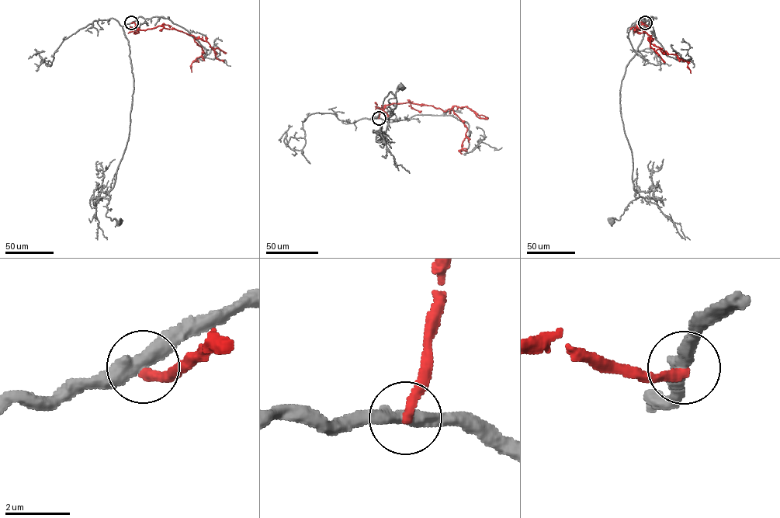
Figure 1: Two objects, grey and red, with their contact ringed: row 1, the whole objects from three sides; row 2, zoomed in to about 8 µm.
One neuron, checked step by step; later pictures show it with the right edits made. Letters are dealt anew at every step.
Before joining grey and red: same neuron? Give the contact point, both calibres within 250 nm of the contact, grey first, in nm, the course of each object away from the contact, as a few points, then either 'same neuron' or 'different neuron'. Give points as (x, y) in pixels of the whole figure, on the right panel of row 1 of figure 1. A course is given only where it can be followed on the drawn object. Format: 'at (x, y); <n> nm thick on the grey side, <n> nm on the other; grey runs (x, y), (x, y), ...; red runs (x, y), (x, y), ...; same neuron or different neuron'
at (645, 22); 440 nm thick on the grey side, 320 nm on the other; grey runs (645, 22), (642, 41), (625, 67), (620, 95), (621, 116), (632, 158), (635, 199), (619, 220), (611, 220); red runs (645, 22), (639, 22), (634, 29), (636, 26), (651, 36), (650, 43), (686, 60), (691, 73); different neuron

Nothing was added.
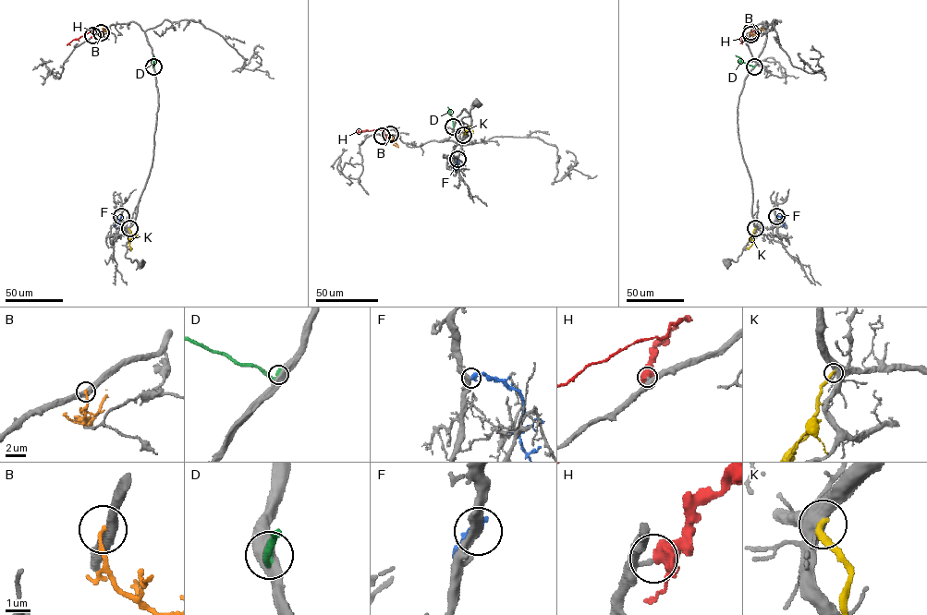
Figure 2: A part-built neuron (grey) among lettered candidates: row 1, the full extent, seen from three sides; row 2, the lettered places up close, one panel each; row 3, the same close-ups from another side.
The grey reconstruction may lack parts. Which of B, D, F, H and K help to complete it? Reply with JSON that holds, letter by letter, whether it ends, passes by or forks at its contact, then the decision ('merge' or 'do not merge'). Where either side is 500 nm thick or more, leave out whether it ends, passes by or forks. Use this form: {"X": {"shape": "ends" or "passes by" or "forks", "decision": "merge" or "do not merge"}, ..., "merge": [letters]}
{"B": {"shape": "ends", "decision": "do not merge"}, "D": {"decision": "do not merge"}, "F": {"shape": "ends", "decision": "do not merge"}, "H": {"shape": "forks", "decision": "merge"}, "K": {"shape": "ends", "decision": "do not merge"}, "merge": ["H"]}

